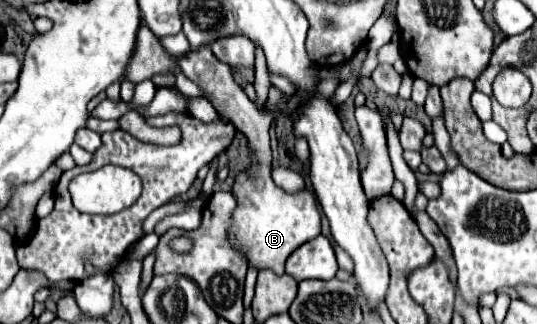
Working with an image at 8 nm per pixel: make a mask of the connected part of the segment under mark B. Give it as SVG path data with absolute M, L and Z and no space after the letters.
M203 45L197 51L189 51L181 59L181 71L197 83L209 103L223 113L235 127L241 127L241 133L247 139L251 165L237 173L233 183L233 197L237 201L235 211L231 213L231 227L227 231L229 243L245 257L249 267L255 269L271 269L275 275L285 273L285 261L295 251L295 247L303 245L309 239L315 239L321 233L321 215L317 209L317 201L311 191L287 193L277 187L271 179L272 151L270 146L269 125L275 119L273 113L259 111L245 91L235 83L233 71L229 65L215 59L213 51Z

